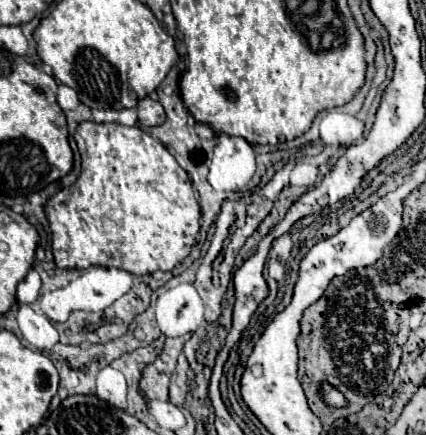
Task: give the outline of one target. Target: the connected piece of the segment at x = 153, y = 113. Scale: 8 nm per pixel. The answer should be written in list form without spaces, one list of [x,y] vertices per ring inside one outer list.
[[[144,98],[138,102],[138,122],[140,126],[144,128],[150,128],[150,126],[160,126],[164,120],[166,120],[166,114],[164,114],[164,108],[160,102],[152,100],[152,98]]]

